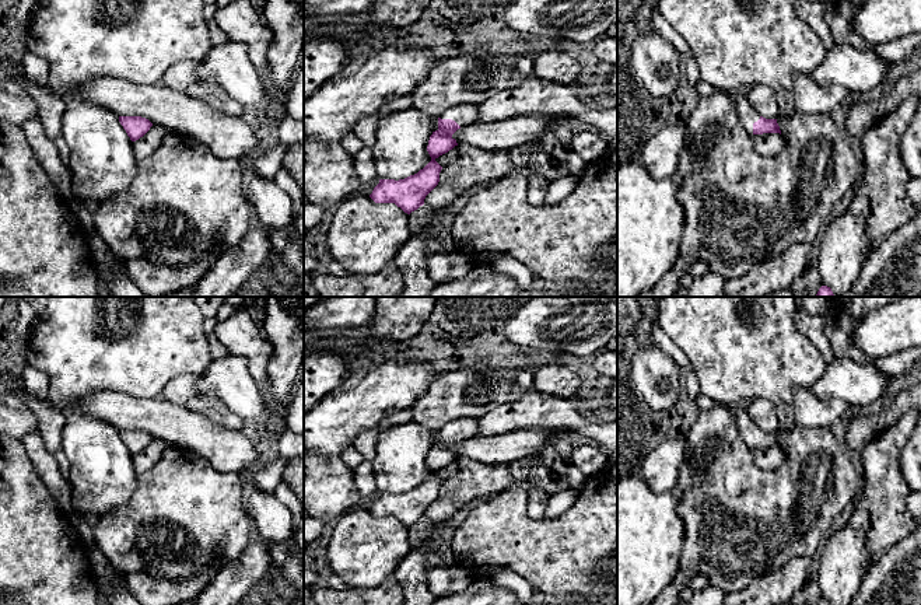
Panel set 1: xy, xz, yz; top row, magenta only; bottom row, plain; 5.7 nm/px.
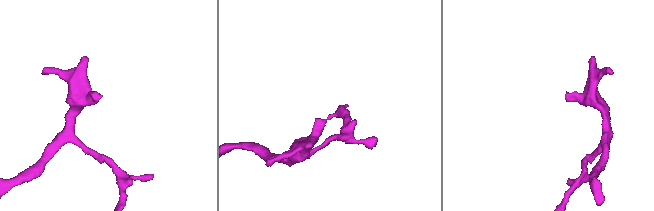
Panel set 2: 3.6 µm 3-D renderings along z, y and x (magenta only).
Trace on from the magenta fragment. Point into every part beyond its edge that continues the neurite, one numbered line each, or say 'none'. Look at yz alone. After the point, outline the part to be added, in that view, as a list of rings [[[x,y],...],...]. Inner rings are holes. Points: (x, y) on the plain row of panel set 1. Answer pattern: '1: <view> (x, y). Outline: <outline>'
1: yz (748, 429). Outline: [[[736,405],[733,408],[733,413],[736,417],[738,430],[746,443],[746,445],[752,450],[753,448],[753,437],[760,433],[760,429],[754,424],[752,417],[747,415],[742,405]]]

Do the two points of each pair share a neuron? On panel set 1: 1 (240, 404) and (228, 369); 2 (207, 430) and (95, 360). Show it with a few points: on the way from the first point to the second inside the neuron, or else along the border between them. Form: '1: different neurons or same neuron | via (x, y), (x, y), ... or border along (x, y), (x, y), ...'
1: same neuron | via (240, 395), (228, 377)
2: different neurons | border along (123, 392), (143, 398), (160, 397)

